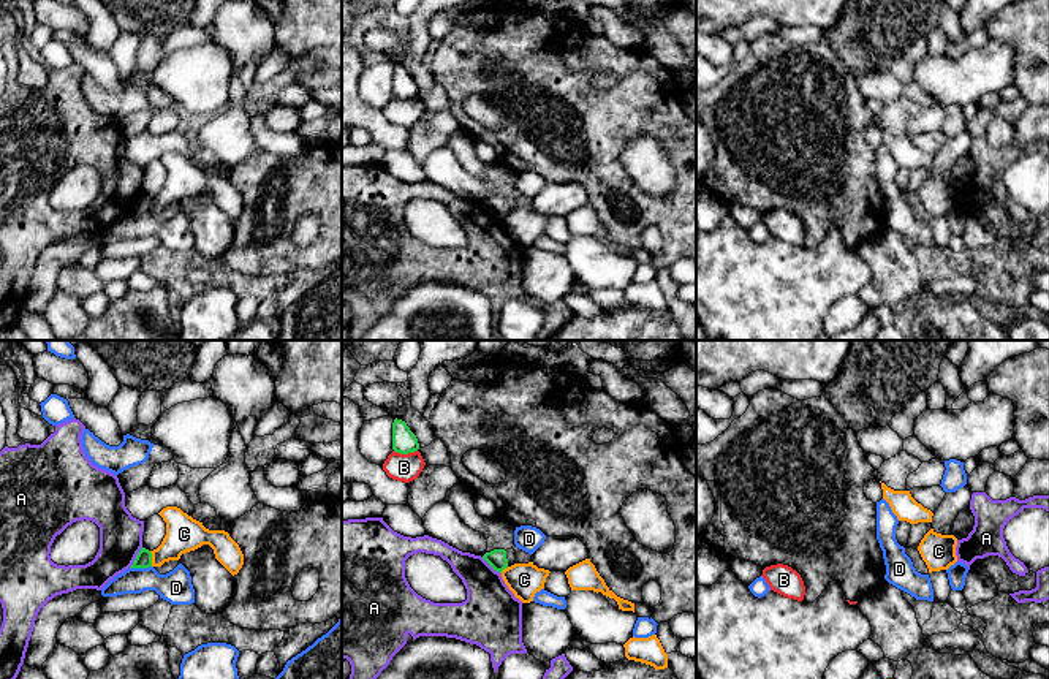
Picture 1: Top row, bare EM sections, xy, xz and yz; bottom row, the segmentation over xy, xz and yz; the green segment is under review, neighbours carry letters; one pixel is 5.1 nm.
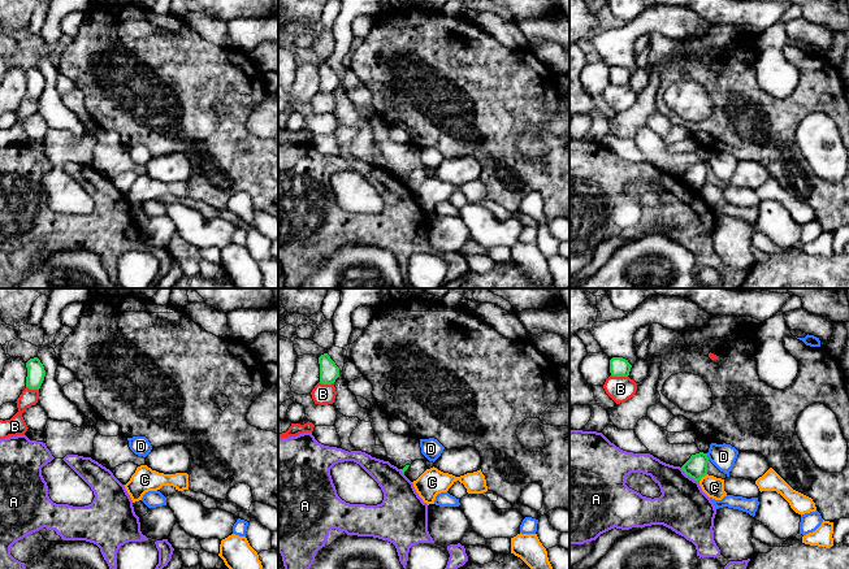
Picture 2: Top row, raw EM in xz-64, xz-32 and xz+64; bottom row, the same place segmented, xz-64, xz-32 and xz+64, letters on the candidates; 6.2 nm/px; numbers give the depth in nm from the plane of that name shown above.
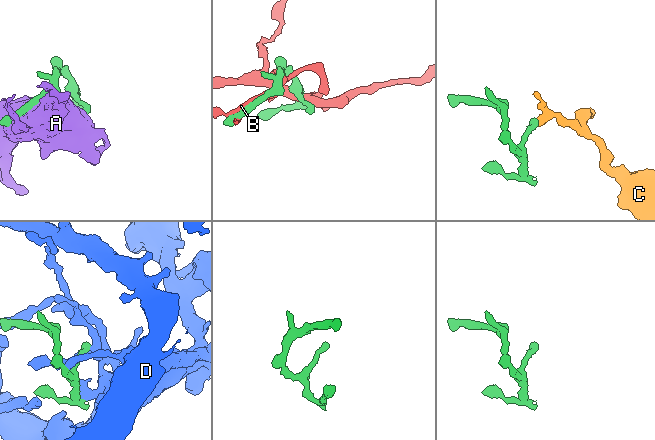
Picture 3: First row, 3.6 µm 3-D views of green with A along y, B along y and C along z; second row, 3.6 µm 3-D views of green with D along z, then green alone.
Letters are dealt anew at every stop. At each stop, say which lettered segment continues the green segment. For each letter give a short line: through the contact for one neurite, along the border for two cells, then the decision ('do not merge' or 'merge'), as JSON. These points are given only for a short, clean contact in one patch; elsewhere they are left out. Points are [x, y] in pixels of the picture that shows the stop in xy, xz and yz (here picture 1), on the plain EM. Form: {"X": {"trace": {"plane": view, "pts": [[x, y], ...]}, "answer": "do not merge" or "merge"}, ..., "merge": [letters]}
{"A": {"answer": "do not merge"}, "B": {"answer": "do not merge"}, "C": {"trace": {"plane": "xy", "pts": [[149, 197], [152, 211]]}, "answer": "do not merge"}, "D": {"answer": "do not merge"}, "merge": []}

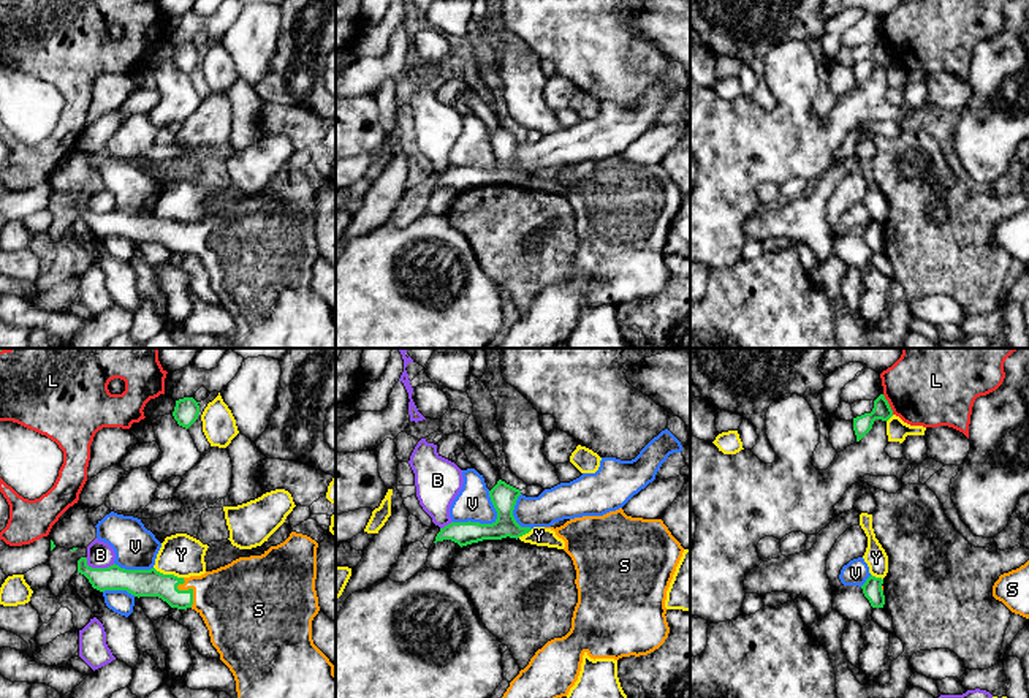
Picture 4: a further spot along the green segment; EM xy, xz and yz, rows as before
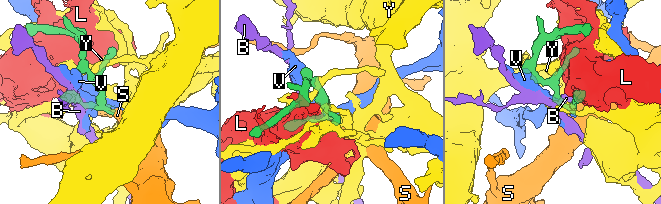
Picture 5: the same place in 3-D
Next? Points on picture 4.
{"B": {"trace": {"plane": "xy", "pts": [[84, 203], [92, 212], [110, 212], [114, 209]]}, "answer": "do not merge"}, "L": {"answer": "do not merge"}, "S": {"trace": {"plane": "xy", "pts": [[141, 228], [189, 235], [236, 247]]}, "answer": "merge"}, "V": {"answer": "do not merge"}, "Y": {"answer": "do not merge"}, "merge": ["S"]}

